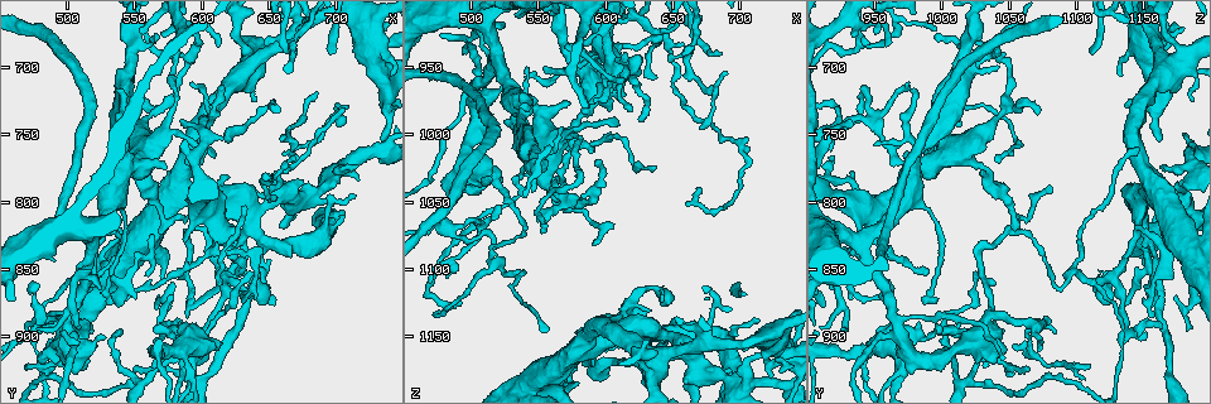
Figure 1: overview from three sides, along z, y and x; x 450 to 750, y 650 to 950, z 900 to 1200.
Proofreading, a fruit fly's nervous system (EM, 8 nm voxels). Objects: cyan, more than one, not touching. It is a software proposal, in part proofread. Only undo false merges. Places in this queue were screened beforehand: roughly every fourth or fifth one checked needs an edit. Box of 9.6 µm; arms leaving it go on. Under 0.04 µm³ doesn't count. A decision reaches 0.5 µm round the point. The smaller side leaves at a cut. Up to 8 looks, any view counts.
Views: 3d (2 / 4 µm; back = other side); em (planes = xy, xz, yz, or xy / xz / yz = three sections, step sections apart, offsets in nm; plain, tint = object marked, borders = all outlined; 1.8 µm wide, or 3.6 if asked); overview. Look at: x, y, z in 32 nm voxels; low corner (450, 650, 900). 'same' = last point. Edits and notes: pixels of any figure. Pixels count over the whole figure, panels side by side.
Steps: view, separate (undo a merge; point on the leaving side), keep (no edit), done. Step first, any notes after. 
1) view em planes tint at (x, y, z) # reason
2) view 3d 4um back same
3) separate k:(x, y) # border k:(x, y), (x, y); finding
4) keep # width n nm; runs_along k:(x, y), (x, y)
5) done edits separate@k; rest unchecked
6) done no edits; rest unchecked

view 3d 2um at (484, 892, 1068) # a fork

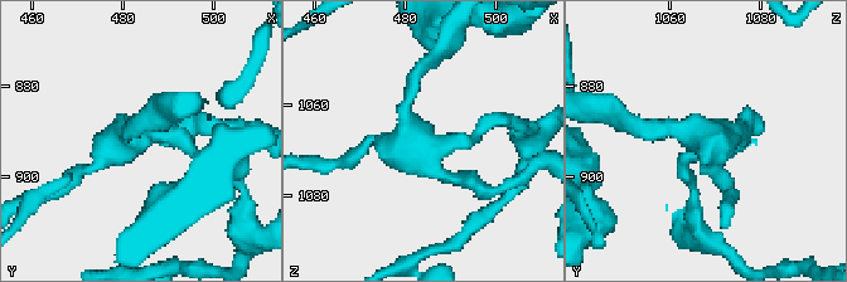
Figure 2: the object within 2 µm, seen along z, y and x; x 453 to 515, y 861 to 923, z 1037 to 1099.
view em planes tint at (483, 891, 1066) # need the tissue

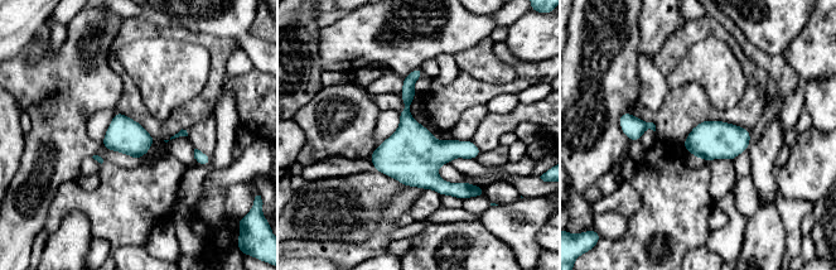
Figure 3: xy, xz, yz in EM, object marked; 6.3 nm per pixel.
keep # continuous, no second neuron

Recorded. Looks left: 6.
view em 3.6um planes tint at (596, 866, 1154) # closes a loop

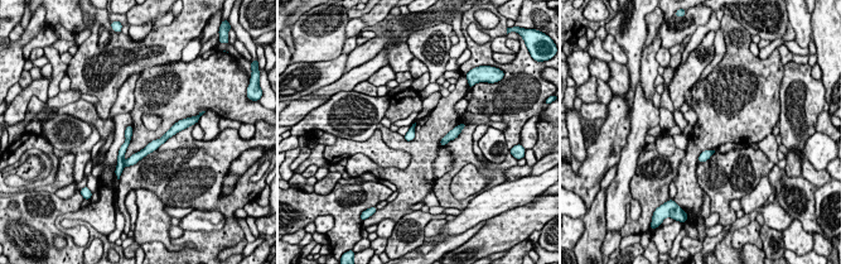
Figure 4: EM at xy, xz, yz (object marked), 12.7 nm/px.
keep # width 100 nm; runs_along 4:(173, 129), (130, 162), (120, 163); continuous, no second neuron

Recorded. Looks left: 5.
view em xz step 8 tint at (564, 732, 1044) # thick turns thin

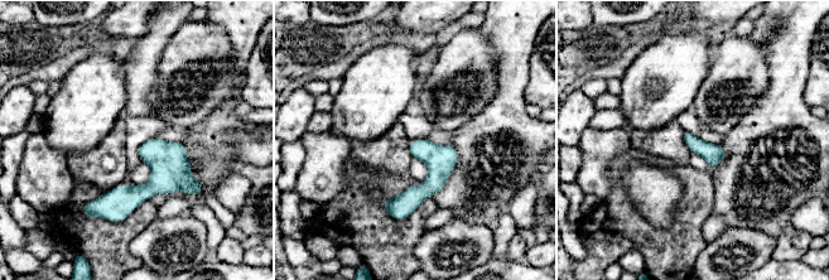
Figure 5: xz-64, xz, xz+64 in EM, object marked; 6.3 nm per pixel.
view em planes tint same # another direction

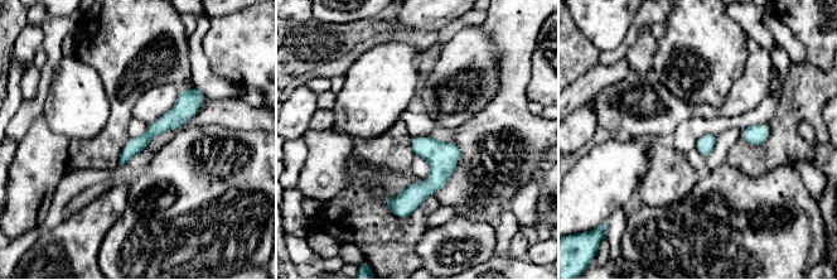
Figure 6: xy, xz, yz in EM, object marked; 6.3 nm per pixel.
keep # width 110 nm; runs_along 6:(197, 96), (122, 160); one neuron here

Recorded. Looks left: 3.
done no edits; rest unchecked

